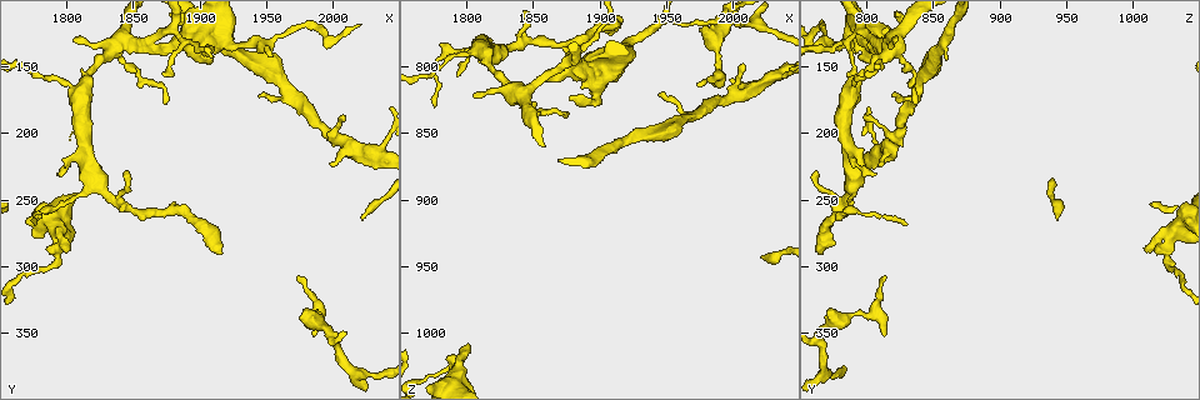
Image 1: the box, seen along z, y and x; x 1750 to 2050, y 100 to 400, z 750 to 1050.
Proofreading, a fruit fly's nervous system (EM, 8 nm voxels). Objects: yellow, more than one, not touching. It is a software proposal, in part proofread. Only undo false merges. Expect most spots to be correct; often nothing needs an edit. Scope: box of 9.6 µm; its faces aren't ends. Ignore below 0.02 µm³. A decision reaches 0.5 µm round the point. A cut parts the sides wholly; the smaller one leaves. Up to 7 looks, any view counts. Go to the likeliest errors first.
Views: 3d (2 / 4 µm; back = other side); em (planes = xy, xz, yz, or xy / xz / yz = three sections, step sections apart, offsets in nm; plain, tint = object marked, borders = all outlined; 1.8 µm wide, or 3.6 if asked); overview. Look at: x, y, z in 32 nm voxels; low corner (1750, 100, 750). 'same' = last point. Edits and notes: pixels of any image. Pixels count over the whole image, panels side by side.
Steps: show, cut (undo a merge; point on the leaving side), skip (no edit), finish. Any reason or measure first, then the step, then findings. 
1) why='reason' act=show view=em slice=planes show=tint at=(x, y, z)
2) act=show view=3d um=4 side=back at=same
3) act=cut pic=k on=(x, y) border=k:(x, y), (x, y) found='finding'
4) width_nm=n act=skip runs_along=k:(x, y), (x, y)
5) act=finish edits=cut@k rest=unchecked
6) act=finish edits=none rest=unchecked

why='small branch off a trunk' act=show view=em um=3.6 slice=planes show=tint at=(1792, 280, 1028)

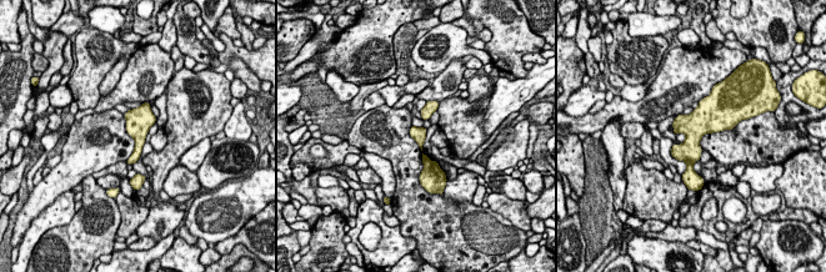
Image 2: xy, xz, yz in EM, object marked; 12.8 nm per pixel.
act=skip found='one cell here'

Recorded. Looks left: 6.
why='sharp bend' act=show view=3d um=2 at=(1842, 132, 820)

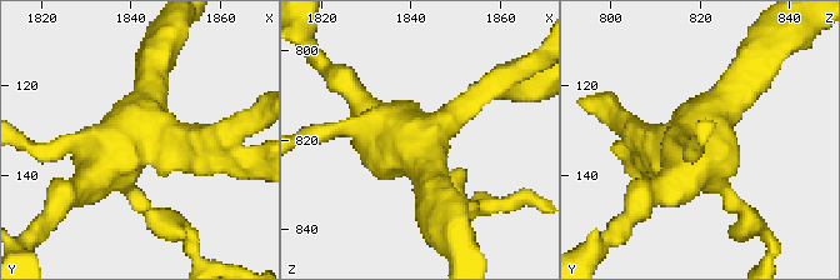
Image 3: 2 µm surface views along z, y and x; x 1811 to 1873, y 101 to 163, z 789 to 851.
why='need the tissue' act=show view=em slice=planes show=tint at=(1842, 130, 818)

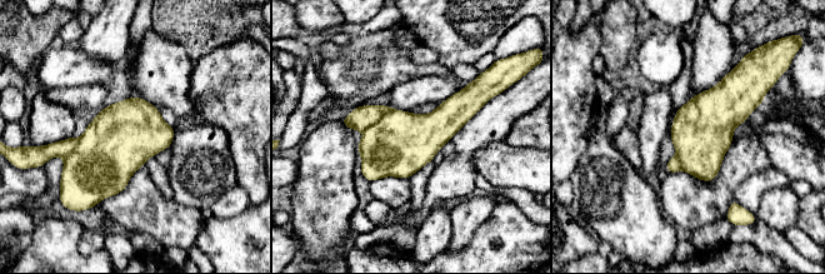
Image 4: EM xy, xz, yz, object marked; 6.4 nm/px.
width_nm=400 act=cut pic=4 on=(365, 115) found='a second cell is stuck on'

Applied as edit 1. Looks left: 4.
act=finish edits=cut@4 rest=unchecked

